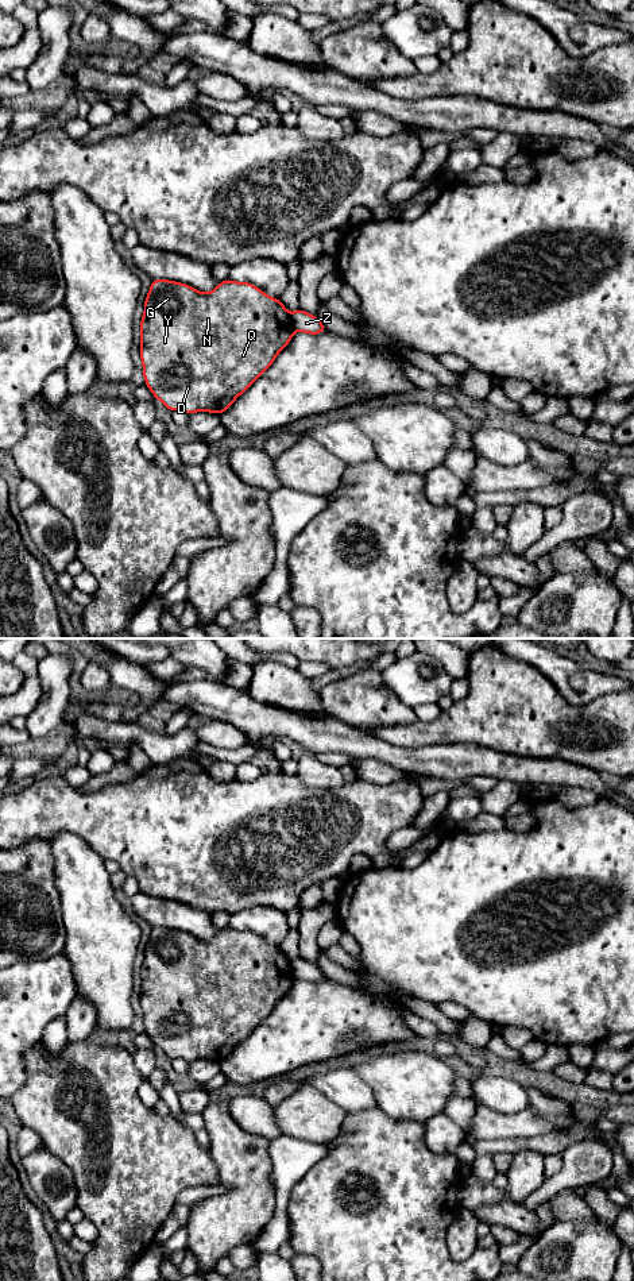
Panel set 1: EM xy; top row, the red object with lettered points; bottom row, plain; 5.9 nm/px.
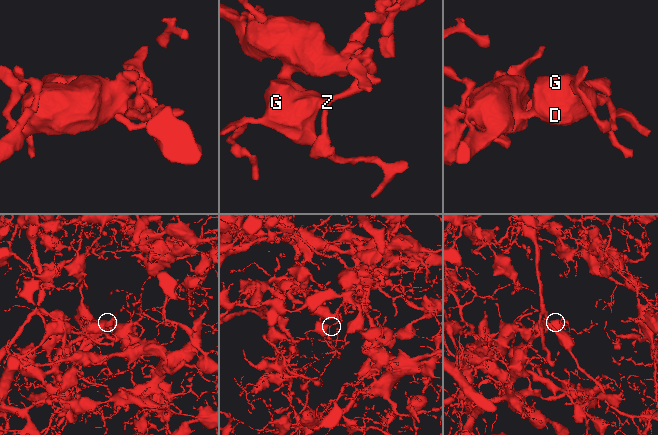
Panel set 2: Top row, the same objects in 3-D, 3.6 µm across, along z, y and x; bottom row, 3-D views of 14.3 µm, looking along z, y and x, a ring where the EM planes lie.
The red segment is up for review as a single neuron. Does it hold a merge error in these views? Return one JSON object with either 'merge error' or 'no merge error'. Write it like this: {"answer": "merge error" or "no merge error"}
{"answer": "merge error"}

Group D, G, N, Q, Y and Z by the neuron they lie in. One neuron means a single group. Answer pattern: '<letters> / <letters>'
D G N Q Y / Z

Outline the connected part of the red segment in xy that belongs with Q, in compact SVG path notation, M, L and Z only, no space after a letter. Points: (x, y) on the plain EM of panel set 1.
M152 927L140 979L143 1023L154 1045L171 1060L183 1058L190 1062L205 1058L221 1062L271 1014L293 985L294 973L291 962L278 946L248 930L225 927L205 942L186 931Z

